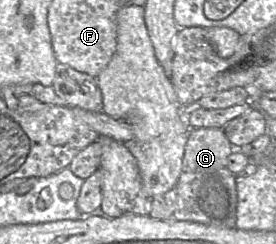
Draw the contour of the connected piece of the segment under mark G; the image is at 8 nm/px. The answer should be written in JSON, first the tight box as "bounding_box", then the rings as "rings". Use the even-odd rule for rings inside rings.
{"bounding_box":[150,128,236,228],"rings":[[[192,128],[186,143],[182,171],[176,185],[169,191],[153,197],[150,216],[162,221],[191,221],[226,228],[236,227],[236,177],[227,167],[228,156],[234,148],[221,128]]]}

